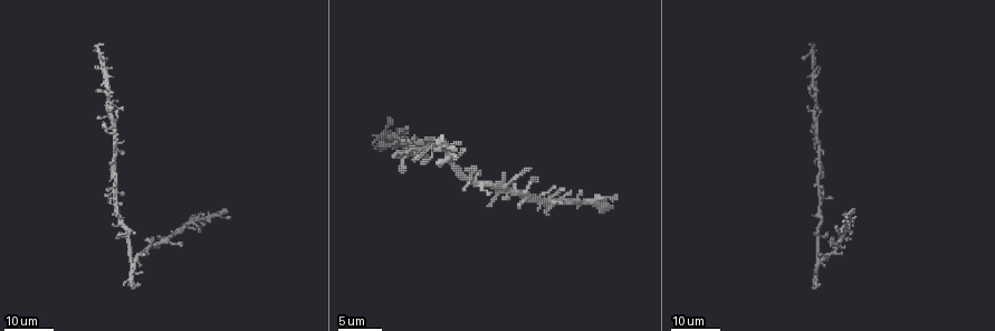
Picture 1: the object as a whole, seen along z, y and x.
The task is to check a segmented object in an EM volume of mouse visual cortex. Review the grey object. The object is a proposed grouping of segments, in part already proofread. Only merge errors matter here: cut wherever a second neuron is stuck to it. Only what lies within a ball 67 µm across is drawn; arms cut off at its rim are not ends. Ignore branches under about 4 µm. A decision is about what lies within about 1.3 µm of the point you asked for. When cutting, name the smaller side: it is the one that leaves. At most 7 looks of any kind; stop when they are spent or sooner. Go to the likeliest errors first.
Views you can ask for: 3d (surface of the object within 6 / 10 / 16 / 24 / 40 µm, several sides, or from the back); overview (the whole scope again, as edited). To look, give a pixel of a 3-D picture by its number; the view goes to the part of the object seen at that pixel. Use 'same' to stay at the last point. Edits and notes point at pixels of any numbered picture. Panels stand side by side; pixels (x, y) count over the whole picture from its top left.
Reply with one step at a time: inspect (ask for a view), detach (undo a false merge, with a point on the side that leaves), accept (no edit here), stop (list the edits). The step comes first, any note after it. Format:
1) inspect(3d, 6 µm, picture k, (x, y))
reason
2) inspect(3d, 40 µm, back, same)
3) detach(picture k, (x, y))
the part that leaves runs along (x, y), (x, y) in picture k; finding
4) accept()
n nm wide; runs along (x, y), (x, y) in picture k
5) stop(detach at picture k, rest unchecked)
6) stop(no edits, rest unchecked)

inspect(3d, 16 µm, picture 1, (427, 148))

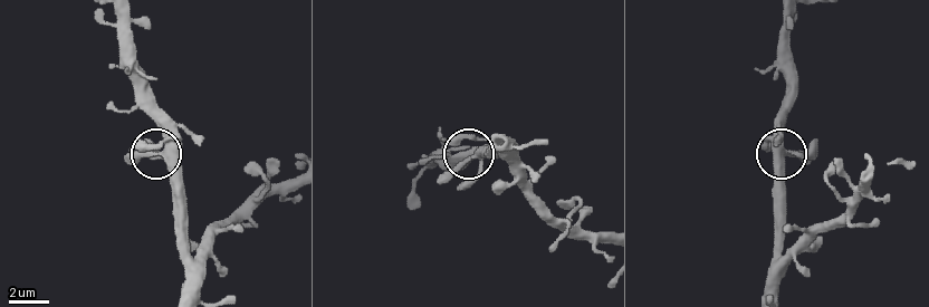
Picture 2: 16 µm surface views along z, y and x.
inspect(3d, 6 µm, picture 2, (784, 153))

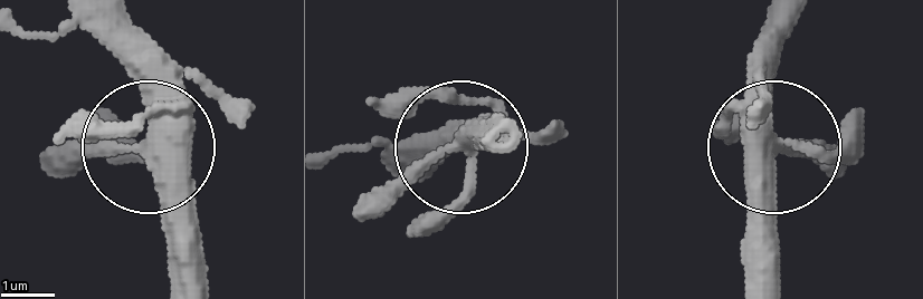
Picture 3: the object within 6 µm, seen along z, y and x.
accept()
320 nm wide; one neuron here

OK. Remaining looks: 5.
inspect(3d, 24 µm, picture 1, (819, 214))
three arms meet

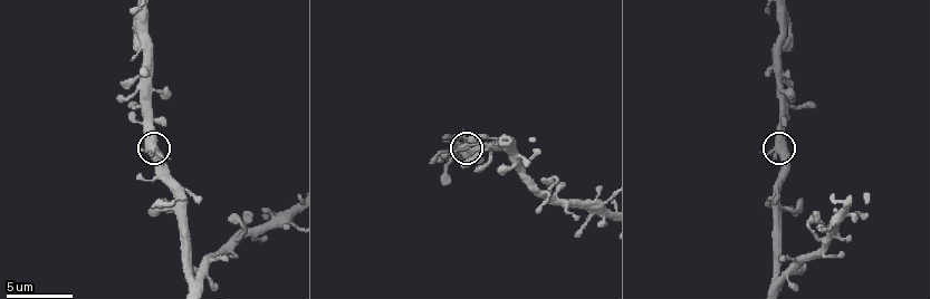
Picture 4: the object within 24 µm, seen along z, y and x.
inspect(3d, 6 µm, picture 4, (146, 150))

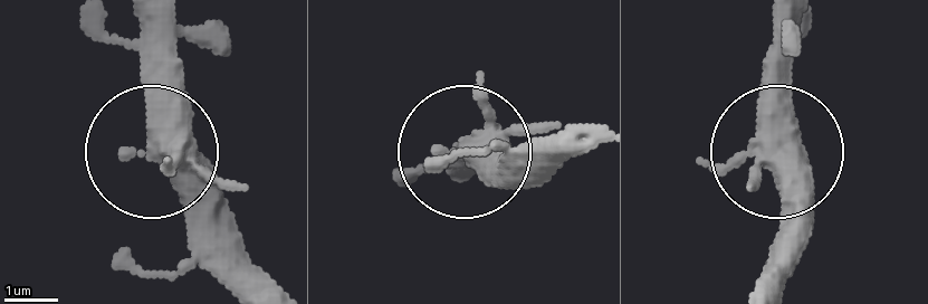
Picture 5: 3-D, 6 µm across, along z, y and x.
inspect(3d, 6 µm, back, picture 5, (155, 151))

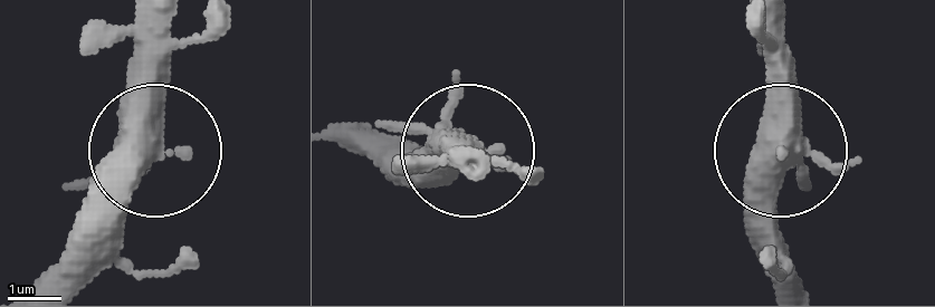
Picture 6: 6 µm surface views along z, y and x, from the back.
accept()
3 arms; all the same neuron

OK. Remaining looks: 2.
inspect(3d, 10 µm, picture 4, (189, 275))

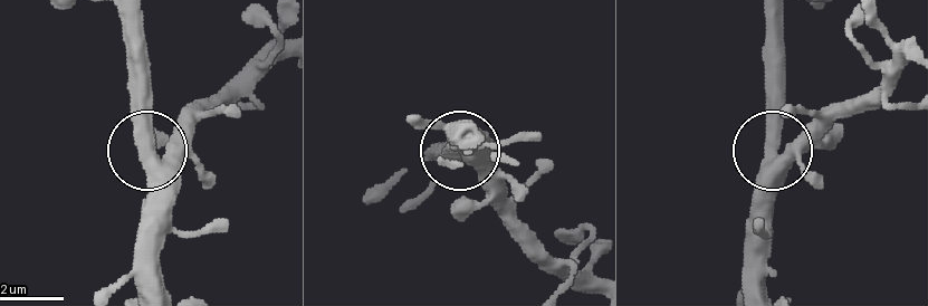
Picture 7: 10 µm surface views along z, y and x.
accept()
all the same neuron

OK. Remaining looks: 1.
stop(no edits, rest unchecked)

